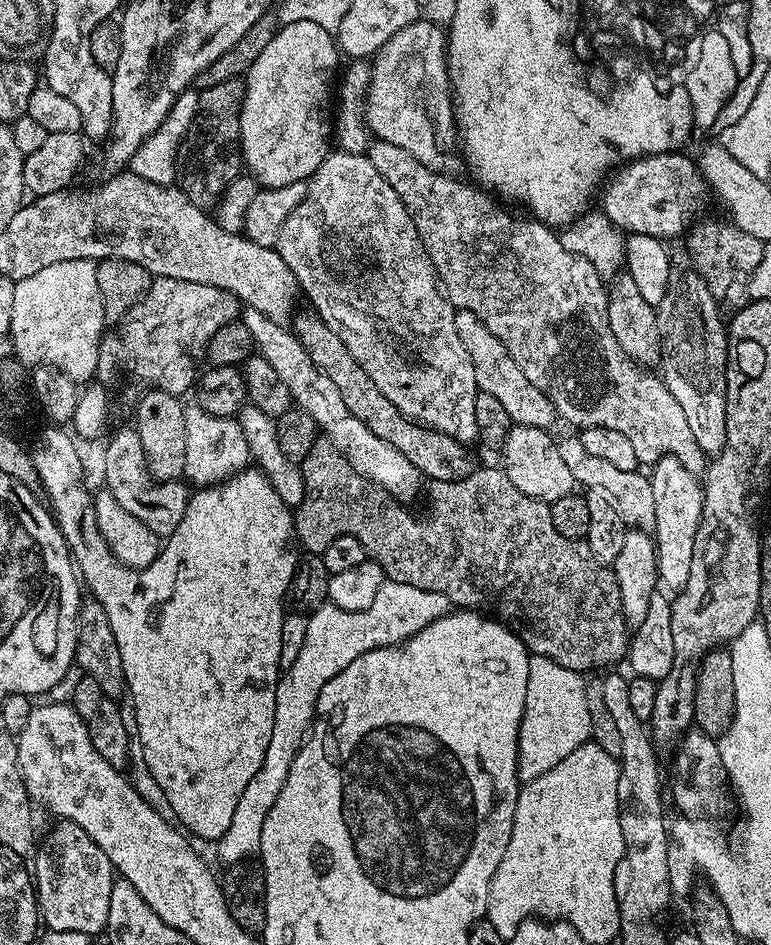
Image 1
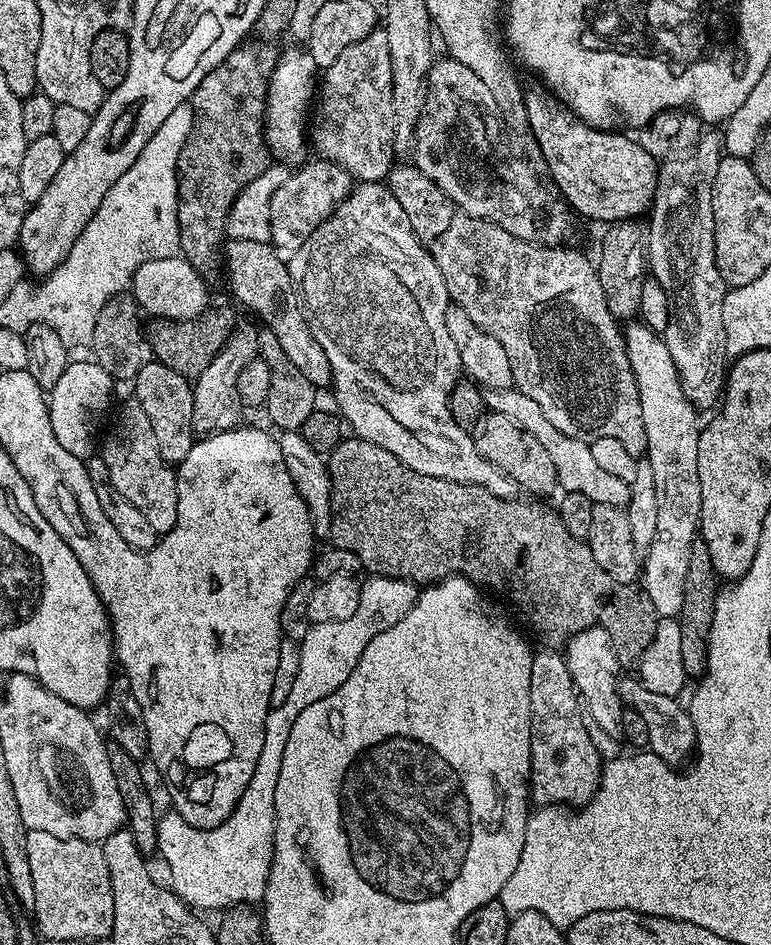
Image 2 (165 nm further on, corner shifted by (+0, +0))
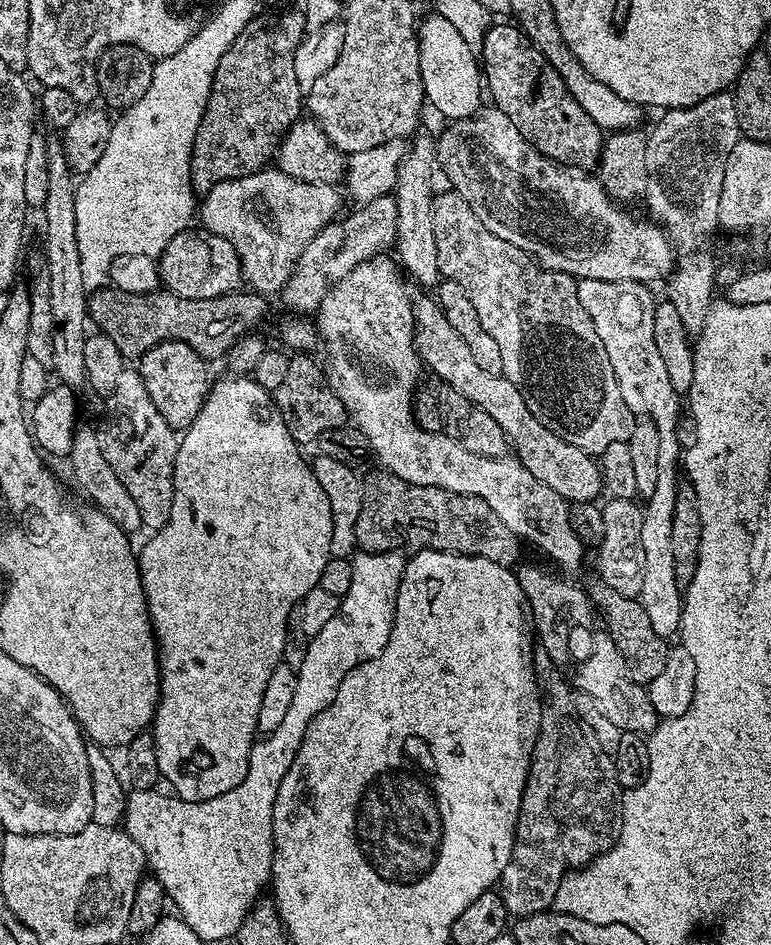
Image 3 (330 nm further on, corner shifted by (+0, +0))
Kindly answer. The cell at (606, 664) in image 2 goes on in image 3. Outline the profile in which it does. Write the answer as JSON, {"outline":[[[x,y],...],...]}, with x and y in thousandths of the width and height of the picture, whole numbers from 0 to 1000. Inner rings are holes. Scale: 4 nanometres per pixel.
{"outline":[[[680,597],[668,602],[672,616],[682,629],[685,639],[690,642],[690,662],[699,685],[713,692],[724,705],[732,705],[737,698],[737,660],[757,660],[763,651],[770,648],[770,640],[764,628],[720,610],[720,604],[709,605],[695,597]]]}

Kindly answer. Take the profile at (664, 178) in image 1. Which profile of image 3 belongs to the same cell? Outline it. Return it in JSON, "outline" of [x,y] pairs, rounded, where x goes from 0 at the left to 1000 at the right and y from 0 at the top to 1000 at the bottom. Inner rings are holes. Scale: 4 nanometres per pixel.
{"outline":[[[639,24],[629,36],[628,46],[620,51],[625,60],[625,85],[632,101],[633,97],[638,101],[637,109],[651,116],[651,121],[672,133],[677,146],[686,148],[708,167],[735,174],[738,178],[772,179],[778,171],[778,160],[783,157],[785,141],[773,132],[770,125],[765,125],[765,121],[744,108],[744,99],[739,99],[729,83],[724,83],[724,74],[719,74],[711,62],[685,43],[680,33],[668,24],[658,24]]]}

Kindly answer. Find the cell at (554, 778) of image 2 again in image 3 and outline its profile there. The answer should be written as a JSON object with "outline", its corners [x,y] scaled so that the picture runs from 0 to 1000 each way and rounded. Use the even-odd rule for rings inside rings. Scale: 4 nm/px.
{"outline":[[[696,685],[691,689],[690,704],[703,729],[703,764],[672,857],[669,890],[664,896],[661,912],[656,912],[656,921],[646,932],[646,943],[656,963],[669,971],[707,964],[721,948],[728,929],[735,926],[738,921],[765,914],[780,902],[791,897],[802,879],[798,870],[802,863],[798,803],[783,796],[781,789],[776,789],[768,774],[747,759],[742,742],[743,729],[739,724],[737,729],[735,722],[726,716],[728,708],[713,696],[713,692],[708,692],[706,686]]]}

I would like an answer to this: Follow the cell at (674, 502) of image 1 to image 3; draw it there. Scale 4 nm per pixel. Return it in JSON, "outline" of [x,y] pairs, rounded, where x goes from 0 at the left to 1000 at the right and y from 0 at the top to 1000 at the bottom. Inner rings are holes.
{"outline":[[[754,296],[748,299],[750,315],[765,332],[770,341],[770,349],[776,349],[776,358],[781,358],[781,366],[786,366],[786,379],[791,379],[791,387],[796,387],[796,400],[802,400],[802,408],[807,413],[807,421],[812,421],[812,430],[817,430],[821,438],[834,438],[853,451],[853,510],[848,510],[848,523],[838,526],[833,548],[833,624],[827,632],[833,646],[843,653],[843,663],[848,671],[872,675],[882,668],[885,641],[887,633],[883,619],[877,617],[874,607],[874,582],[869,575],[869,557],[874,554],[874,531],[877,517],[885,511],[885,470],[877,462],[877,452],[882,449],[882,432],[885,436],[885,419],[869,408],[869,399],[864,396],[864,386],[853,375],[853,365],[848,363],[848,328],[852,319],[840,310],[840,301],[830,301],[826,296]]]}

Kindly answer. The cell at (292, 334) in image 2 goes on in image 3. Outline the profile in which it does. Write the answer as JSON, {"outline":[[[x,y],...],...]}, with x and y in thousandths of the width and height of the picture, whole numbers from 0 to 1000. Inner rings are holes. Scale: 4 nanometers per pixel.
{"outline":[[[254,239],[226,248],[215,265],[208,267],[205,278],[209,302],[236,315],[283,315],[307,308],[314,301],[311,274],[304,260],[298,260],[293,252],[283,252],[283,248],[266,246]]]}

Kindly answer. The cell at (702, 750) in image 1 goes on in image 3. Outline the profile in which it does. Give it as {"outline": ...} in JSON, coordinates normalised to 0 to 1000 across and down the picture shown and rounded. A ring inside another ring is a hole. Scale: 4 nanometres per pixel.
{"outline":[[[778,667],[774,671],[768,691],[747,711],[747,724],[751,731],[765,734],[765,739],[776,743],[776,751],[781,751],[781,756],[786,756],[786,760],[791,760],[791,764],[796,764],[805,775],[843,777],[851,770],[853,759],[840,738],[839,727],[822,722],[809,694],[802,684],[796,684],[796,675],[791,675],[787,668]]]}

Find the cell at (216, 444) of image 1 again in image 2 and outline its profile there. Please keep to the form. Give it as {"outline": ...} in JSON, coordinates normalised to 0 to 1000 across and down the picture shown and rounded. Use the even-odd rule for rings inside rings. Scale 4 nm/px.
{"outline":[[[316,343],[302,346],[298,358],[285,367],[285,374],[262,392],[262,396],[252,399],[249,416],[252,417],[252,438],[249,439],[249,455],[254,459],[279,459],[297,457],[313,448],[314,437],[309,421],[309,396],[319,392],[319,383],[333,380],[335,347],[333,344]]]}

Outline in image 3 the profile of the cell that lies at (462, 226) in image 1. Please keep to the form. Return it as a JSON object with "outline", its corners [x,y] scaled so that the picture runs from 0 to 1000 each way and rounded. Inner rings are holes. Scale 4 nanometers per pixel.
{"outline":[[[577,201],[572,207],[569,204],[563,211],[563,257],[568,260],[568,286],[572,293],[594,298],[594,303],[599,303],[599,307],[604,307],[604,311],[610,311],[610,320],[615,320],[615,328],[620,328],[620,341],[625,341],[625,349],[630,349],[630,353],[636,353],[636,358],[641,358],[641,362],[646,362],[646,375],[651,375],[651,396],[661,404],[667,404],[667,408],[672,408],[687,438],[693,438],[693,442],[698,442],[698,447],[703,447],[703,451],[708,451],[719,459],[724,459],[724,463],[739,468],[739,472],[750,472],[750,476],[764,480],[783,478],[786,472],[791,472],[796,468],[815,467],[817,455],[822,455],[826,441],[817,434],[817,430],[812,430],[812,421],[807,421],[802,400],[796,400],[796,387],[791,387],[791,379],[786,379],[786,366],[781,366],[781,358],[776,358],[776,349],[770,349],[770,341],[765,337],[765,332],[760,332],[760,328],[750,315],[748,297],[734,291],[733,288],[712,288],[702,284],[699,278],[684,267],[656,256],[656,252],[646,252],[646,248],[630,243],[630,239],[625,239],[625,235],[615,226],[615,222],[610,222],[604,213],[593,203],[585,201]]]}

